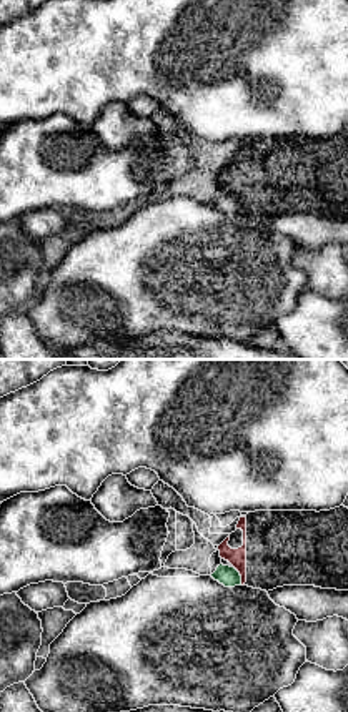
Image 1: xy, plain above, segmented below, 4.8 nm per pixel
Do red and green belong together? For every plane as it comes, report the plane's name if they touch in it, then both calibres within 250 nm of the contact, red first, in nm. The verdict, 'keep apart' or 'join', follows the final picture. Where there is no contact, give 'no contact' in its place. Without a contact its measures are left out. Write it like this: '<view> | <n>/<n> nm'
xy | 90/100 nm

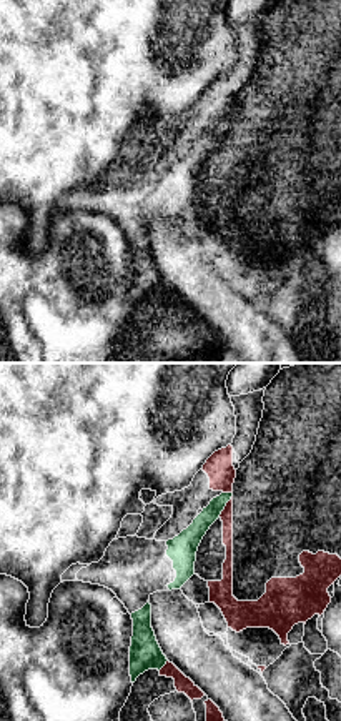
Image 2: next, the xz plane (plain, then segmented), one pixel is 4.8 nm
xz | 60/110 nm

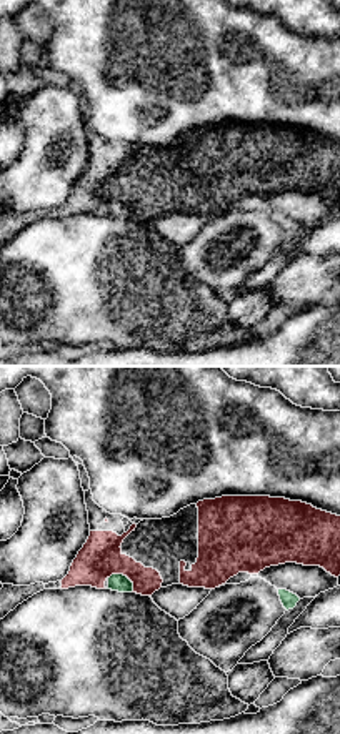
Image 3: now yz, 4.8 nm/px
yz | 200/90 nm

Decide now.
keep apart

